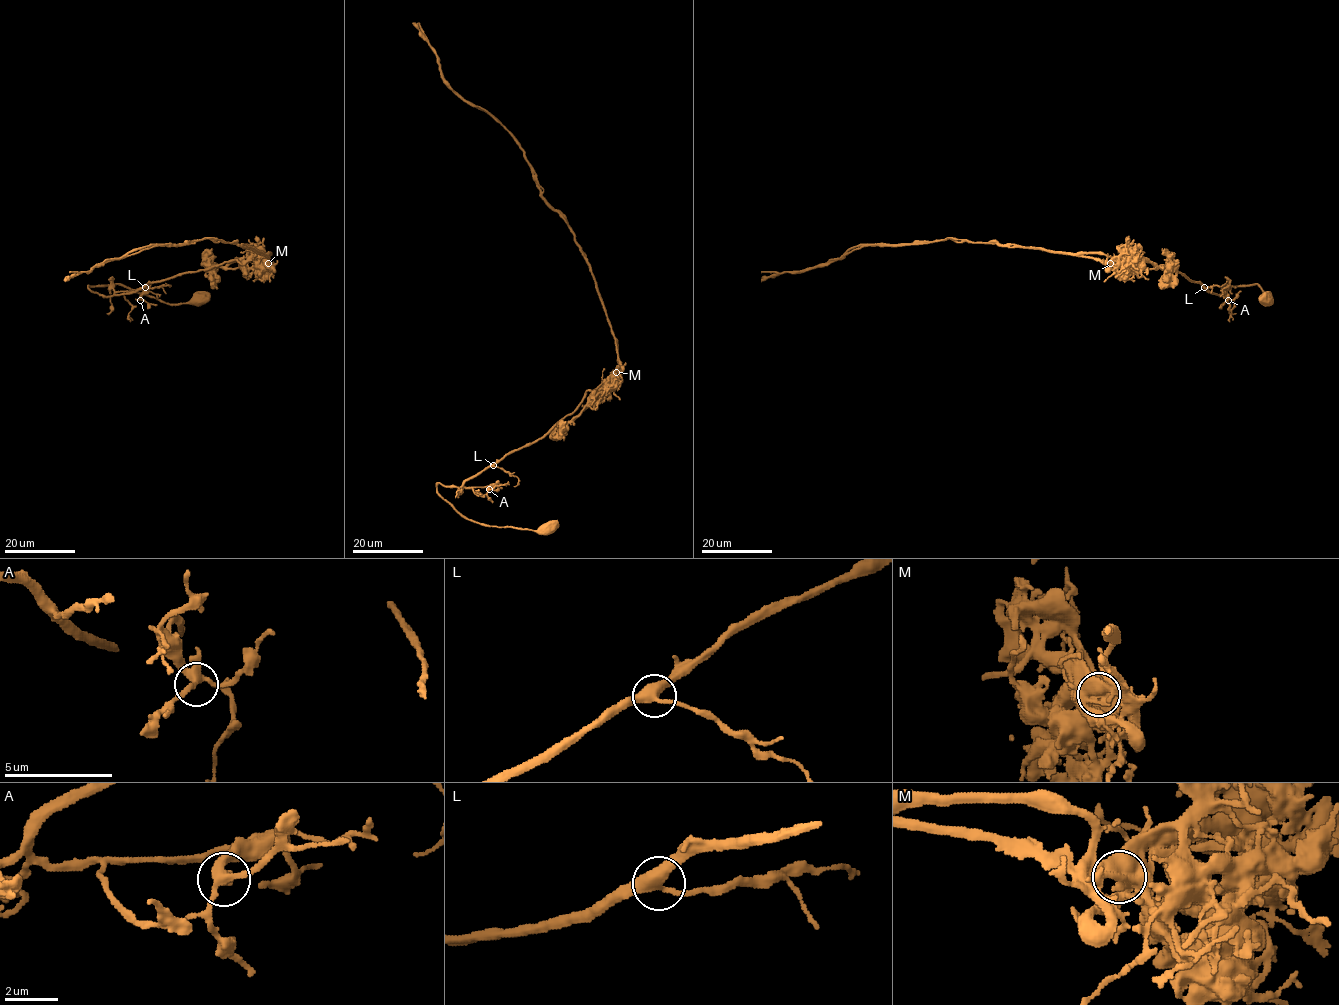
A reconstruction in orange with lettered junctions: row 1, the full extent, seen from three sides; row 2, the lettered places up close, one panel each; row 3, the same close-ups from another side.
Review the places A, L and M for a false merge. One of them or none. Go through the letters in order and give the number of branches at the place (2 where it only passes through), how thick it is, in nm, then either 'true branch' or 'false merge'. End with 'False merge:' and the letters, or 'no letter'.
A: branches 3; calibre 320 nm; true branch
L: branches 3; calibre 400 nm; true branch
M: branches 3; calibre 420 nm; false merge
False merge: M

